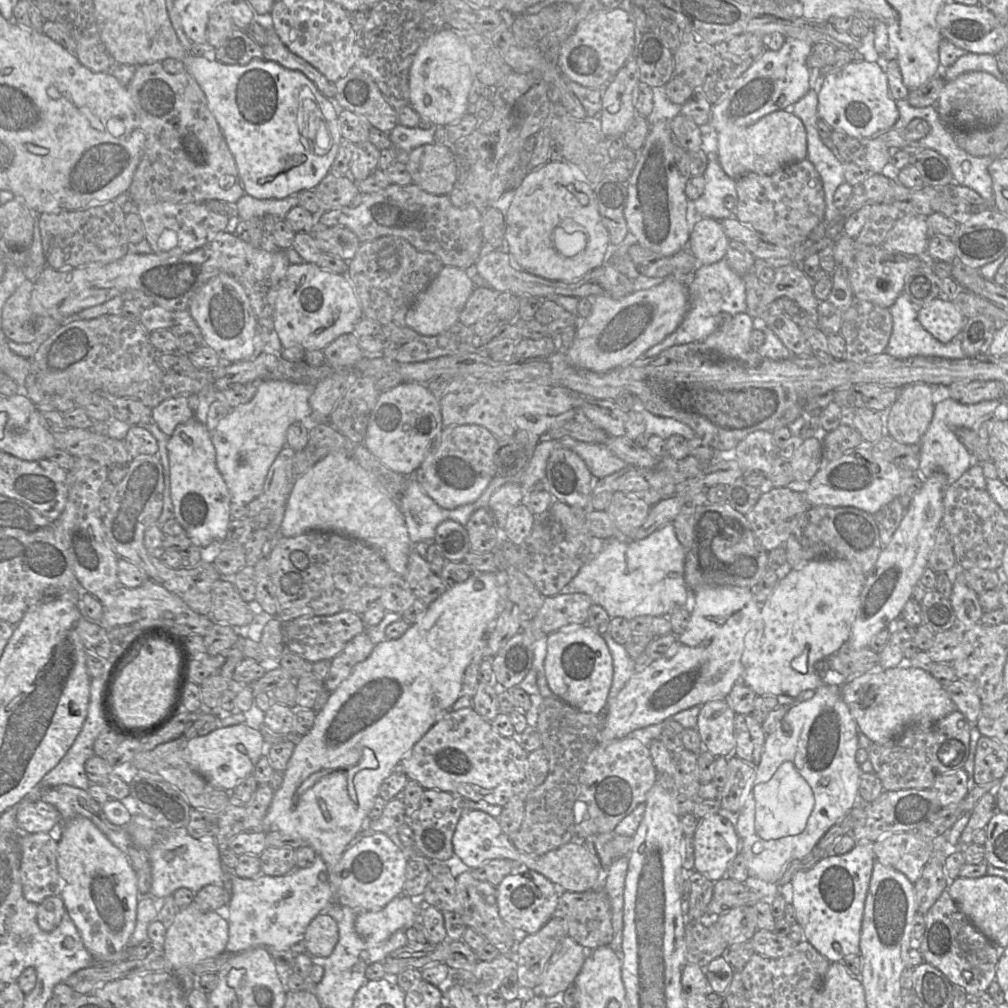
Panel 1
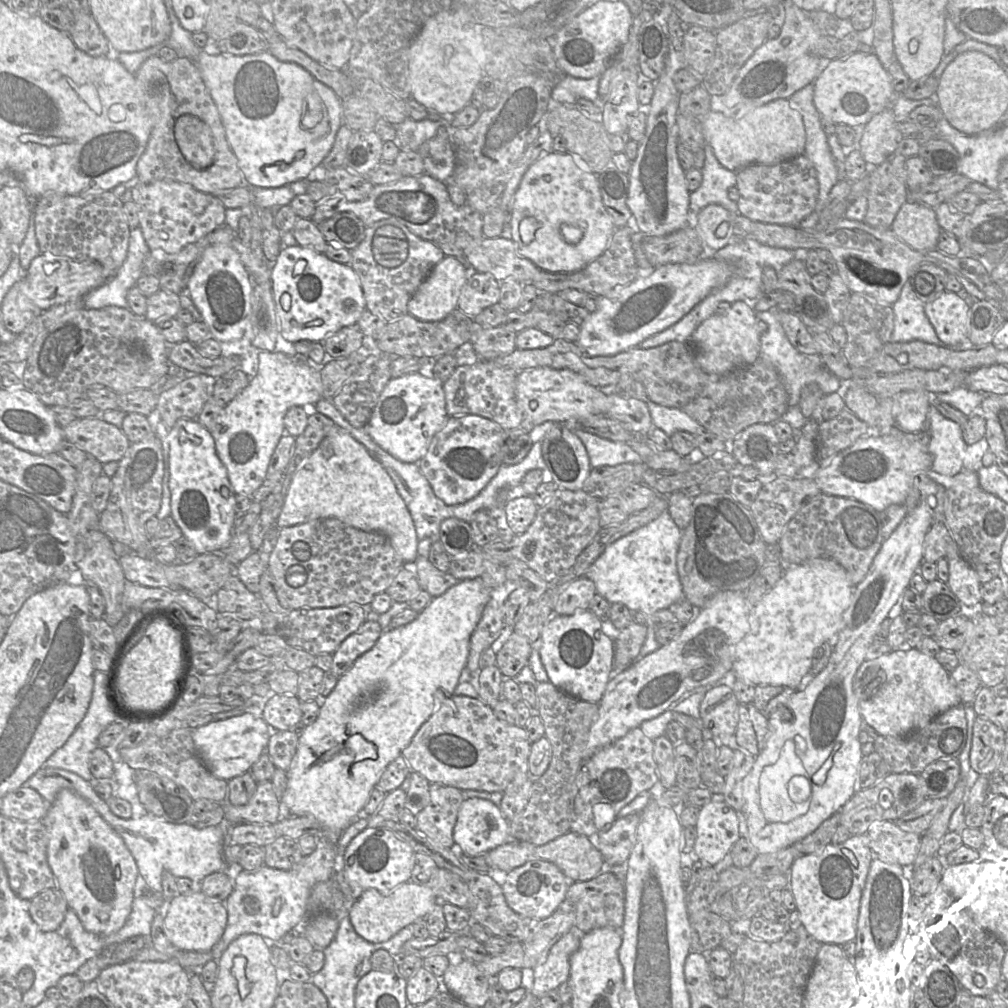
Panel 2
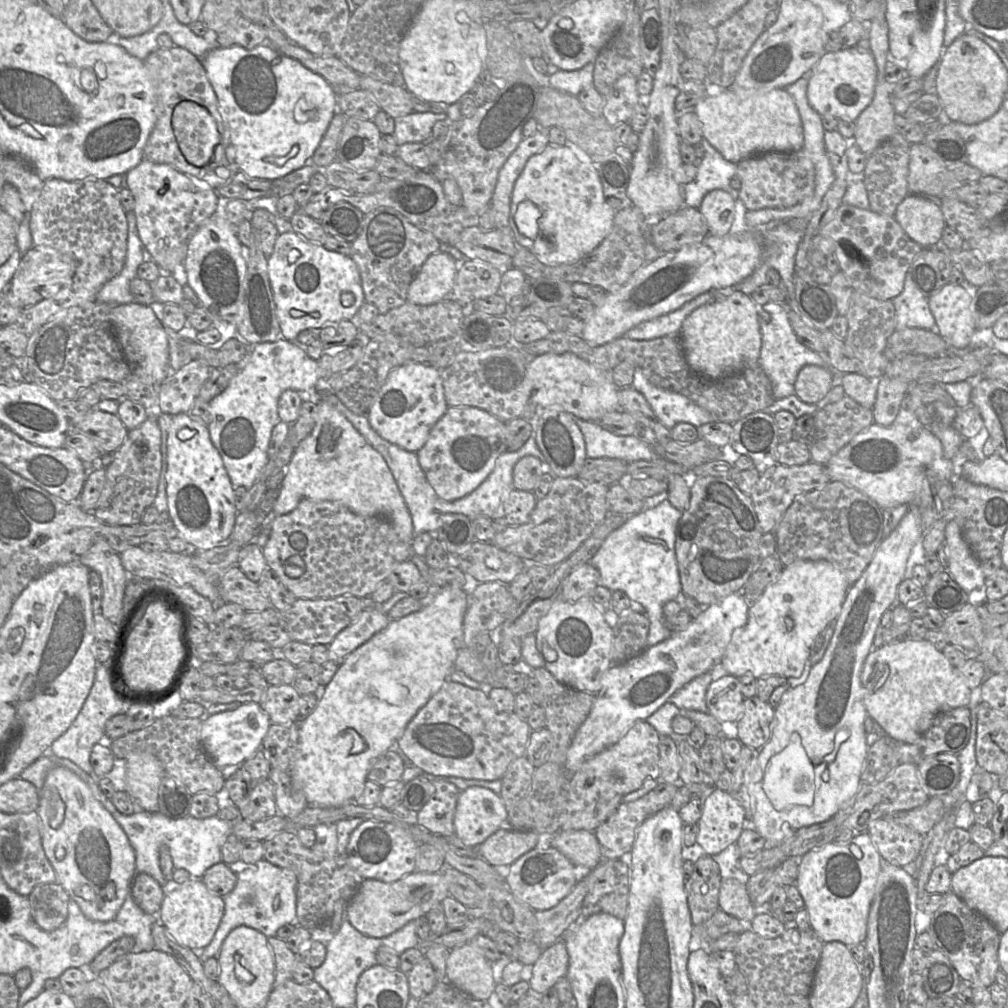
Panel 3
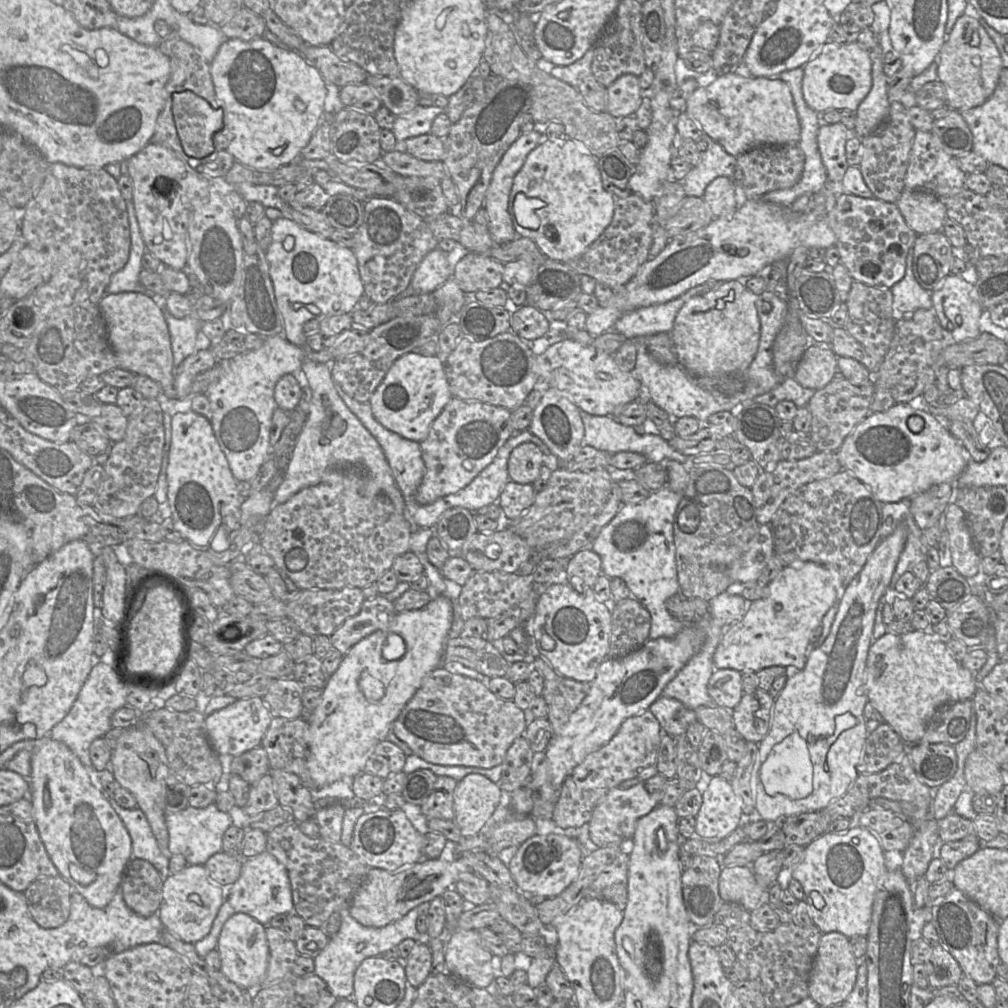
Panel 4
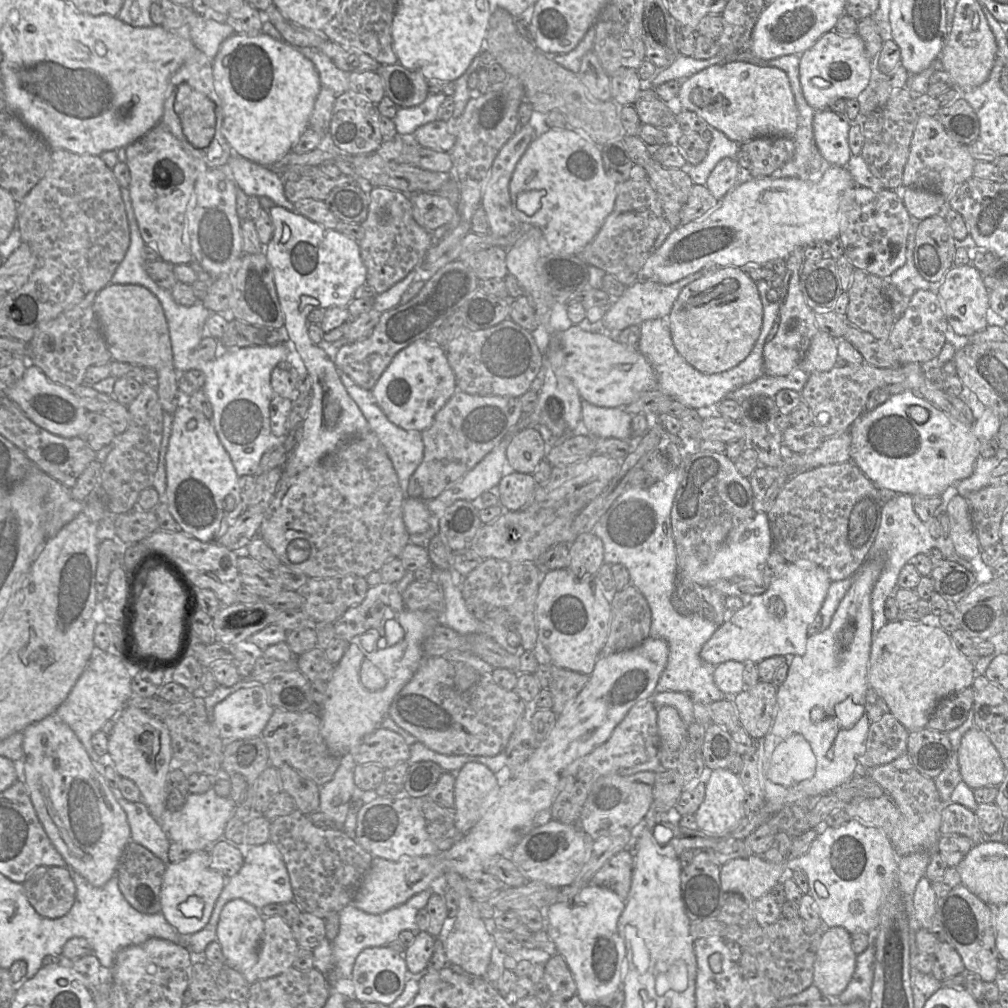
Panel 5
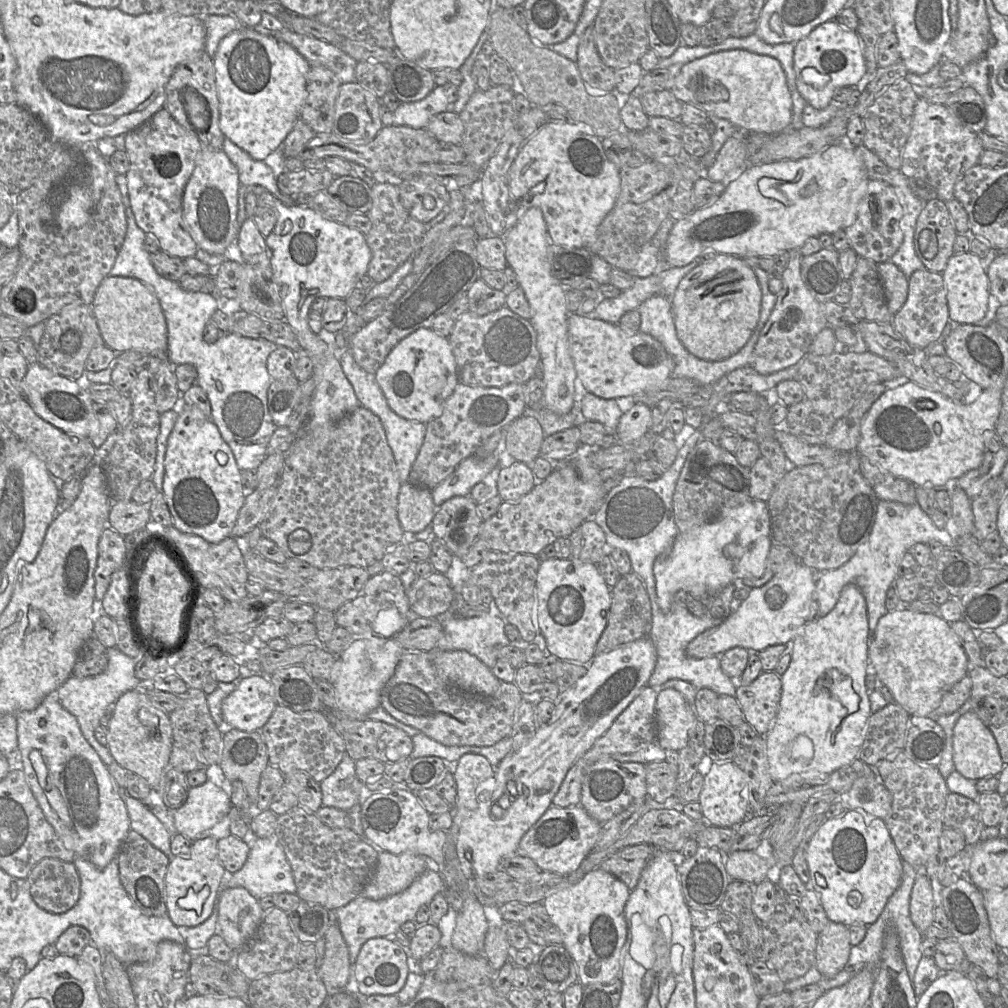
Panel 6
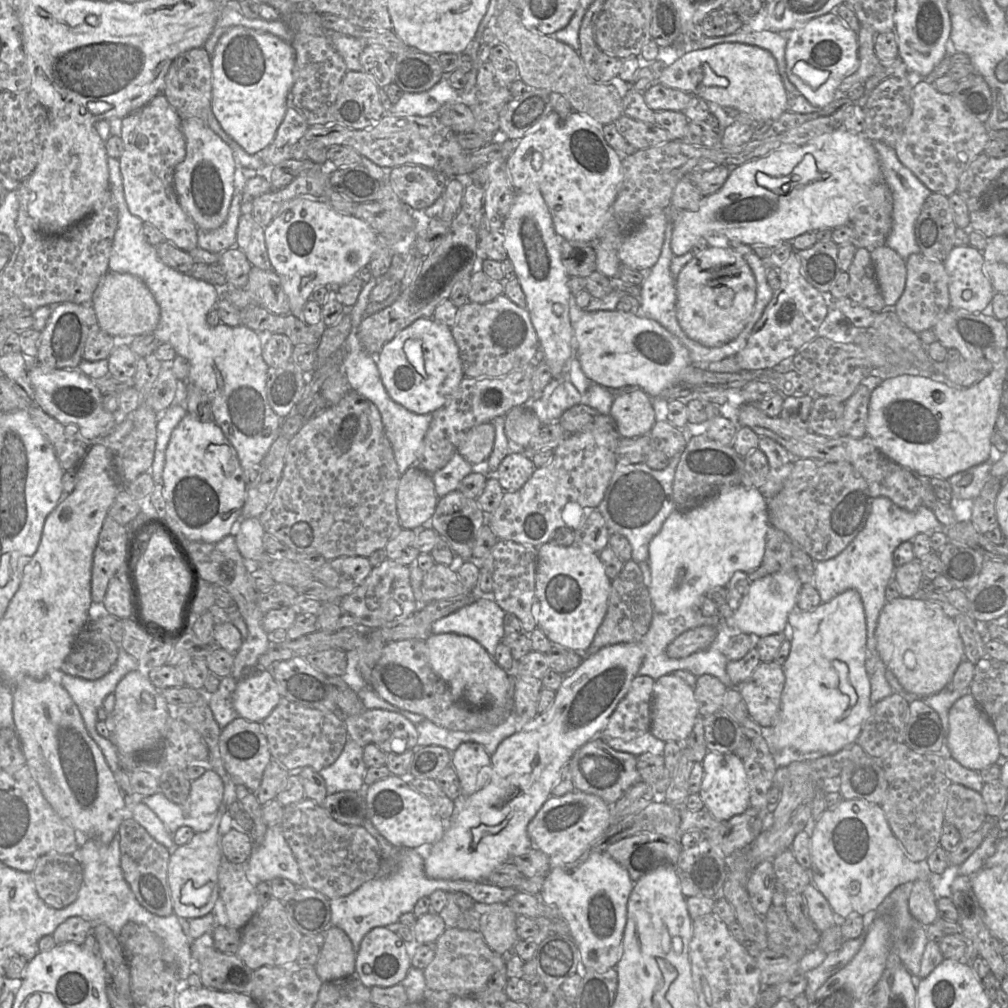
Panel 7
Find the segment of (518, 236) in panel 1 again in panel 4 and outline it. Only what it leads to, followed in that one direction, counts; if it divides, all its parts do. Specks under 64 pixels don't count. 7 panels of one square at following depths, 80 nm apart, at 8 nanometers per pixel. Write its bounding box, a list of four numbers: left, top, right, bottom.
[508,138,615,263]

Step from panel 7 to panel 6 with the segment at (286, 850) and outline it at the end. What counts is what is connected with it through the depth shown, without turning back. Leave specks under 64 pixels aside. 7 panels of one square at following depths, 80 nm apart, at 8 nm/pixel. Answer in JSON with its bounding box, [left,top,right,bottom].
[222,833,296,900]

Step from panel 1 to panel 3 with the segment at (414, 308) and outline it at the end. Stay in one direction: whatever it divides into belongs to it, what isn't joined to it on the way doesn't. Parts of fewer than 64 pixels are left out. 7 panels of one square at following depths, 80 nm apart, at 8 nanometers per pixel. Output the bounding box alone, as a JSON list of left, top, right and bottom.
[407,254,457,305]

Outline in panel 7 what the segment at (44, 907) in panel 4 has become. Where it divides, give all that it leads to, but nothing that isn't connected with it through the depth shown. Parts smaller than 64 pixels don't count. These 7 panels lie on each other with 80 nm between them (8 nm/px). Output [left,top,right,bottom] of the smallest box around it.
[31,852,83,909]

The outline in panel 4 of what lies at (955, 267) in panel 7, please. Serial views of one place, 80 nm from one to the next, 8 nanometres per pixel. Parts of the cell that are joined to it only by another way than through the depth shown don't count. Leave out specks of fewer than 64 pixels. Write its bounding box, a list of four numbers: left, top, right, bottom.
[931,273,984,342]

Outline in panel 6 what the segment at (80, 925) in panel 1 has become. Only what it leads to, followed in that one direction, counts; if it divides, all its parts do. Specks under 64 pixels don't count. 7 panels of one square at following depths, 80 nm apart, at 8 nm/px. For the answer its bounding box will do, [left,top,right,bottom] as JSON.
[15,691,130,869]

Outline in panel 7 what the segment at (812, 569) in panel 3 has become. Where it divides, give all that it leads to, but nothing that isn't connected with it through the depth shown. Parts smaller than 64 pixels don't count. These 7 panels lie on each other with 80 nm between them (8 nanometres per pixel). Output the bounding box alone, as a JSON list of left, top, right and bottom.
[666,571,803,658]

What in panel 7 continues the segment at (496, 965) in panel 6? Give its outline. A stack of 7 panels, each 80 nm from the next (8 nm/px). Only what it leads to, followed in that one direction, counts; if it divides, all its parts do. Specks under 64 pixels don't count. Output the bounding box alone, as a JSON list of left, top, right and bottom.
[474,903,519,954]

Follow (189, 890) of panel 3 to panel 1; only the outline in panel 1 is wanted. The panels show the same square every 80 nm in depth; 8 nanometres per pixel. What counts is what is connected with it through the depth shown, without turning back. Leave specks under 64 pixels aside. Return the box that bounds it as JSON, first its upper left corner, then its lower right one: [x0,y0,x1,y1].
[163,903,228,991]

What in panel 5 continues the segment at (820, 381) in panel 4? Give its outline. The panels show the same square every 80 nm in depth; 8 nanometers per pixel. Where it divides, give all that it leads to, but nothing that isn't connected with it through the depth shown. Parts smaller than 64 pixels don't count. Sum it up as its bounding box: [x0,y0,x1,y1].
[800,331,838,373]

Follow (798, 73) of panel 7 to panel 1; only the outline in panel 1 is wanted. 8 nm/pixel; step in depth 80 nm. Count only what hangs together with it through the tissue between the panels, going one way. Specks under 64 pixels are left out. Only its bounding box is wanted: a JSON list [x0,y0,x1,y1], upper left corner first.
[818,59,899,139]

